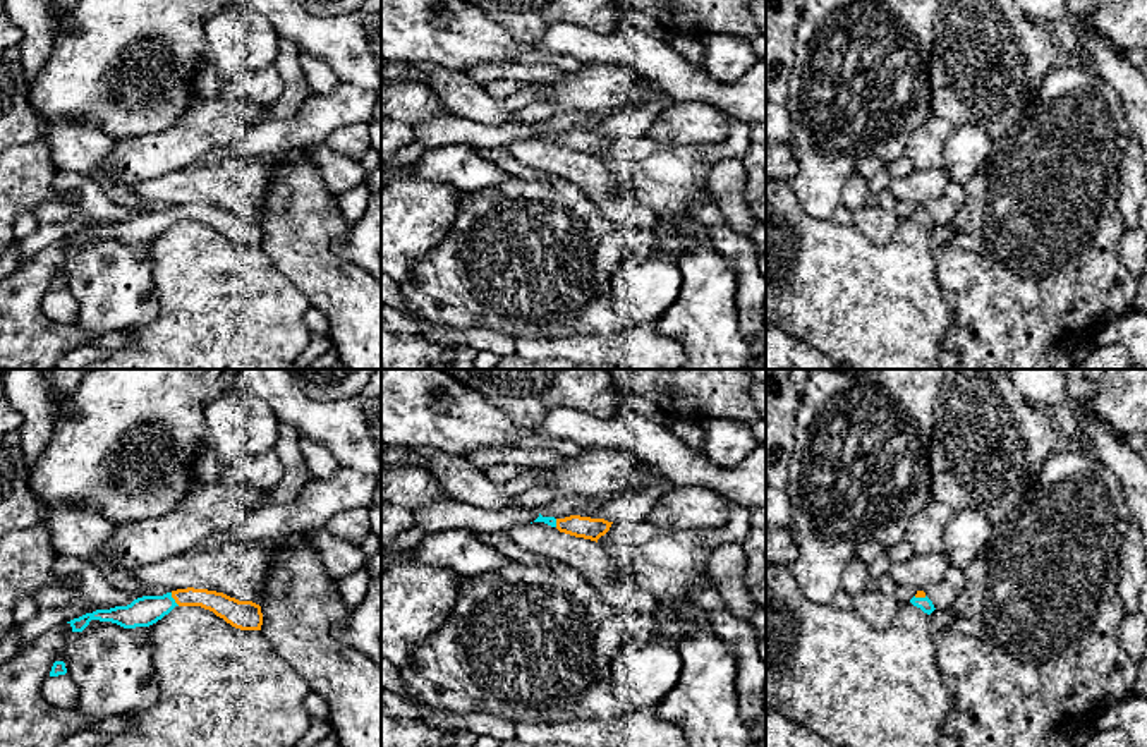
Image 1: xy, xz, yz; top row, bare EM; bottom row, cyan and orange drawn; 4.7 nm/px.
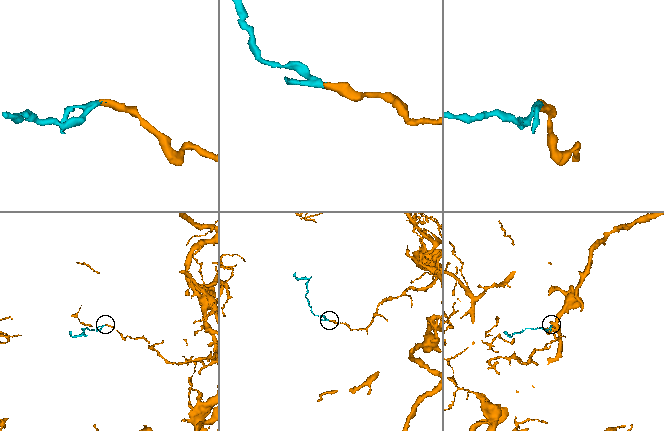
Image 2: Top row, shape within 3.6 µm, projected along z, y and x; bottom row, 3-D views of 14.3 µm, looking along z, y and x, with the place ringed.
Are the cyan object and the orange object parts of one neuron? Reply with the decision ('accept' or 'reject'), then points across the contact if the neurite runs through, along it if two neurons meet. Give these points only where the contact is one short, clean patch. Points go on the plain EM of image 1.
accept; way xy (143, 227), (174, 215), (205, 213), (222, 220)

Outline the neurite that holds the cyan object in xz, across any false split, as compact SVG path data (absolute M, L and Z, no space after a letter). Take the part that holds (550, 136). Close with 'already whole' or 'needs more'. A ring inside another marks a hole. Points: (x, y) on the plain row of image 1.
M570 131L565 134L555 134L555 132L539 132L534 137L544 137L551 143L556 143L560 148L575 151L575 153L584 153L596 156L604 151L613 137L608 137L604 134L591 134L591 132L580 132L580 131Z; needs more

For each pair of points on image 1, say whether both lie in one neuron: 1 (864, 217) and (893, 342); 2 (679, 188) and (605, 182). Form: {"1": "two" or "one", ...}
{"1": "two", "2": "two"}

